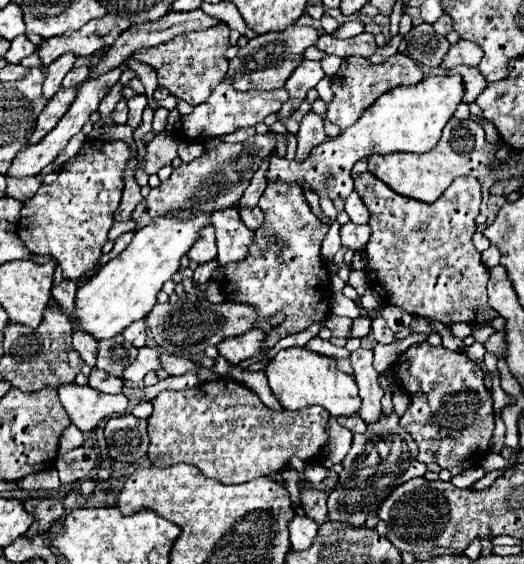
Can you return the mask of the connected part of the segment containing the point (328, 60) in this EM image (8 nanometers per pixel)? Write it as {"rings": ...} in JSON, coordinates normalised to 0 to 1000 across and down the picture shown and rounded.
{"rings":[[[620,99],[613,106],[613,117],[616,117],[616,124],[620,124],[624,135],[639,135],[643,124],[647,124],[647,117],[651,117],[651,103],[643,103],[643,99]]]}

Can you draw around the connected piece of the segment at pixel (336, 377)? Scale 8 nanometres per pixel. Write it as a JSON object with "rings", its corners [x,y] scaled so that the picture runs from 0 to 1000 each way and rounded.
{"rings":[[[586,617],[536,621],[506,656],[513,684],[544,727],[574,727],[597,716],[616,720],[632,738],[677,738],[689,723],[677,670],[643,656],[620,631]]]}

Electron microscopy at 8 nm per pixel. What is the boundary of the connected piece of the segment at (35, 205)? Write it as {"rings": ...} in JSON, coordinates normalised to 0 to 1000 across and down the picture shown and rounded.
{"rings":[[[166,248],[151,273],[116,294],[113,316],[101,326],[82,326],[71,344],[44,362],[32,418],[59,450],[101,454],[120,479],[120,496],[151,500],[193,457],[193,440],[216,401],[216,376],[235,348],[235,309],[254,277],[258,266],[239,248]]]}

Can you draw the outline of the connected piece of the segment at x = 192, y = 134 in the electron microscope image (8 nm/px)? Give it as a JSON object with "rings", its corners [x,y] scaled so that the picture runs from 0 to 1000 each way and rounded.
{"rings":[[[433,135],[406,163],[403,170],[387,181],[368,188],[368,199],[357,206],[345,206],[342,213],[342,227],[338,227],[338,241],[345,248],[376,248],[376,252],[391,252],[399,245],[414,245],[414,241],[429,241],[441,238],[456,227],[475,227],[487,223],[494,216],[502,216],[502,209],[517,199],[532,199],[532,191],[540,188],[540,181],[548,177],[548,160],[532,156],[532,160],[513,160],[513,163],[498,163],[498,160],[475,160],[475,163],[460,163],[445,152],[445,138]]]}

